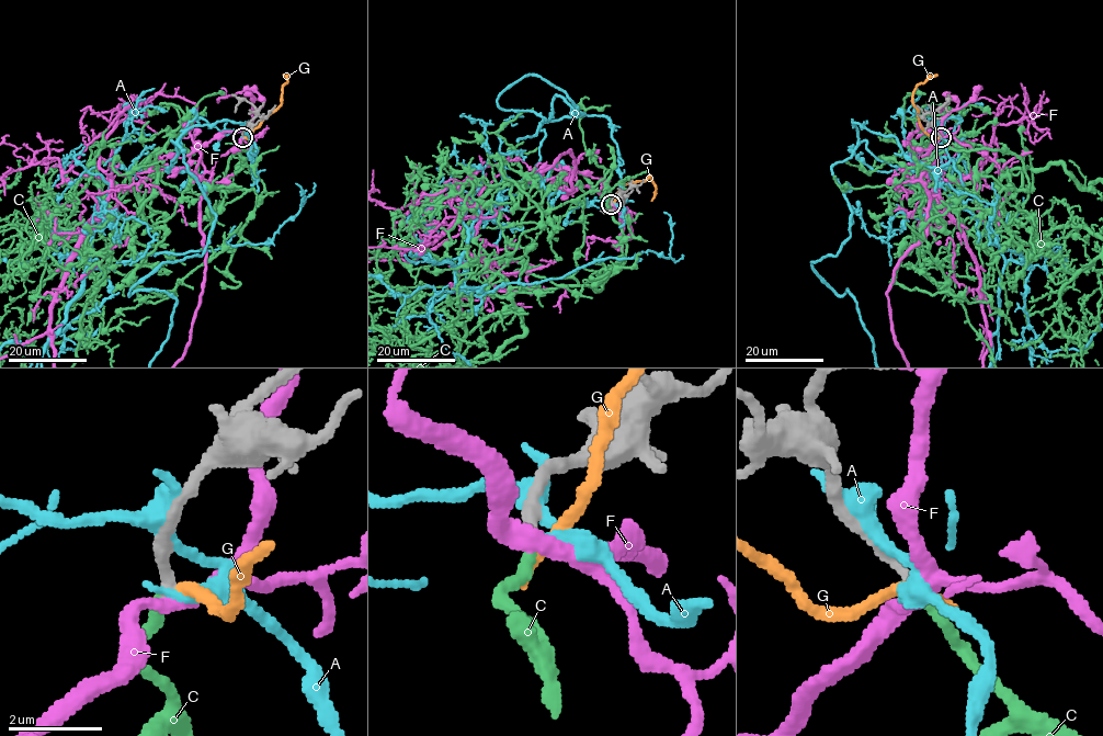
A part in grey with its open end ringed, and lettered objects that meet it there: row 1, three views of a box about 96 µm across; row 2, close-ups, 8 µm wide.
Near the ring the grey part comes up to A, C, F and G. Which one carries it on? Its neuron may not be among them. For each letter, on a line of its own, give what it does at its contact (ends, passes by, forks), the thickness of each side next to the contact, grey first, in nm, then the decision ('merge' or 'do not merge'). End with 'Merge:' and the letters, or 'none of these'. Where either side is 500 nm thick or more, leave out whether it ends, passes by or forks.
A: it ends; calibres 240 and 240 nm; do not merge
C: it ends; calibres 240 and 240 nm; merge
F: it passes by; calibres 240 and 340 nm; do not merge
G: it ends; calibres 240 and 320 nm; do not merge
Merge: C

